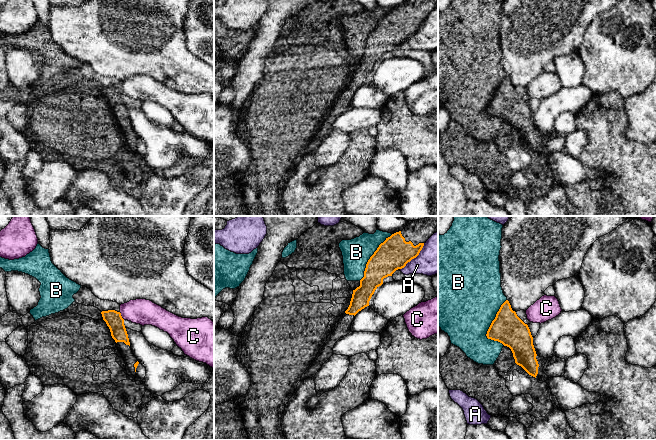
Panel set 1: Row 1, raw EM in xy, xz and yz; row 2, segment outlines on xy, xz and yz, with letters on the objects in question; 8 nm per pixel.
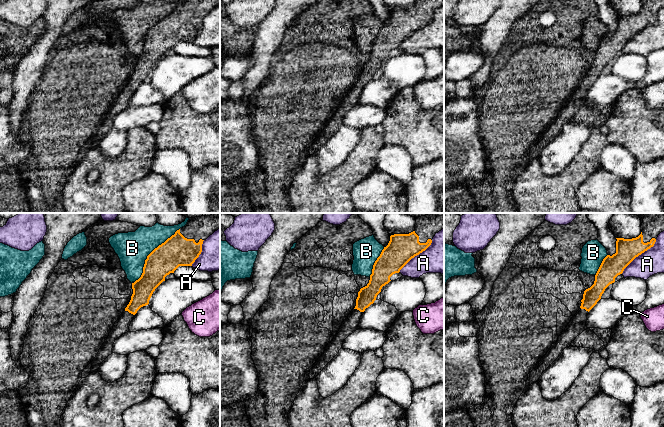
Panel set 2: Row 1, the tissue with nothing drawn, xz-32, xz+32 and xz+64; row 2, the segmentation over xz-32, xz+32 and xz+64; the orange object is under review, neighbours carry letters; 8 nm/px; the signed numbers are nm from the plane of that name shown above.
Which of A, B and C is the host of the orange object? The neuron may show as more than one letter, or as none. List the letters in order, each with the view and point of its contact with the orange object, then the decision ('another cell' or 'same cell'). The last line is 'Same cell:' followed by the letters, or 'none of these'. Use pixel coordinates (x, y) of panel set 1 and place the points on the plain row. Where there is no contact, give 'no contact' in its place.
A: meets orange in xz at (414, 33); another cell
B: meets orange in yz at (490, 102); another cell
C: meets orange in xy at (121, 92); another cell
Same cell: none of these

